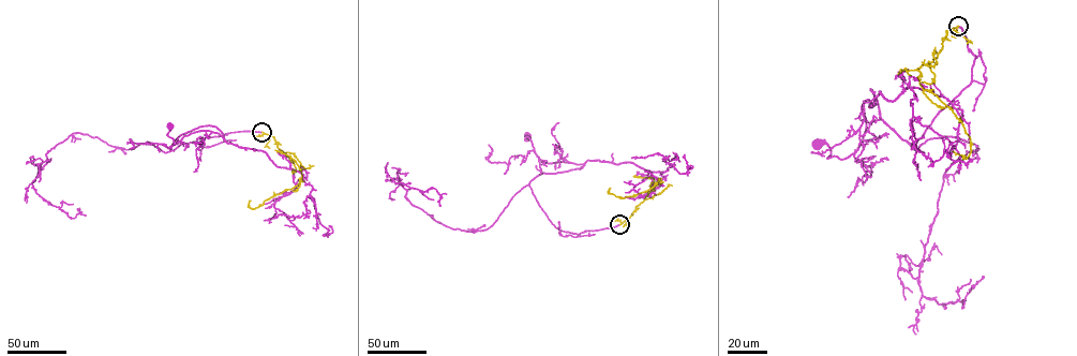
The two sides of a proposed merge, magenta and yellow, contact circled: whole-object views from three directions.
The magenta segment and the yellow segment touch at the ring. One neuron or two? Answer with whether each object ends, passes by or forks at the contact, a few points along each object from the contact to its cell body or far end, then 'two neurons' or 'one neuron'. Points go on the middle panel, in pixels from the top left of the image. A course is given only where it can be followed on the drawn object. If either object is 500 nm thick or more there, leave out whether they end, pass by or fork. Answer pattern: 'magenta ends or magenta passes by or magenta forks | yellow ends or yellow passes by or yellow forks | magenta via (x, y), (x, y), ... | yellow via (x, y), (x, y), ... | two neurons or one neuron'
magenta ends | yellow ends | magenta via (619, 224), (578, 234), (556, 227), (529, 181), (583, 165), (542, 162), (527, 135) | yellow via (619, 224), (643, 201), (653, 182), (660, 178), (649, 189), (624, 198), (609, 193), (610, 188) | one neuron

